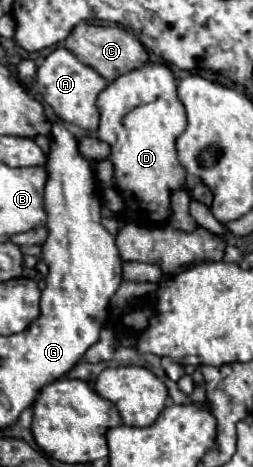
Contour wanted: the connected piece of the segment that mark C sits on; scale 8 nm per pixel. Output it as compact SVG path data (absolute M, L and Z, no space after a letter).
M81 22L65 38L65 48L71 50L83 64L95 68L107 82L113 82L121 74L131 72L149 60L141 42L123 26L95 26L95 24Z

